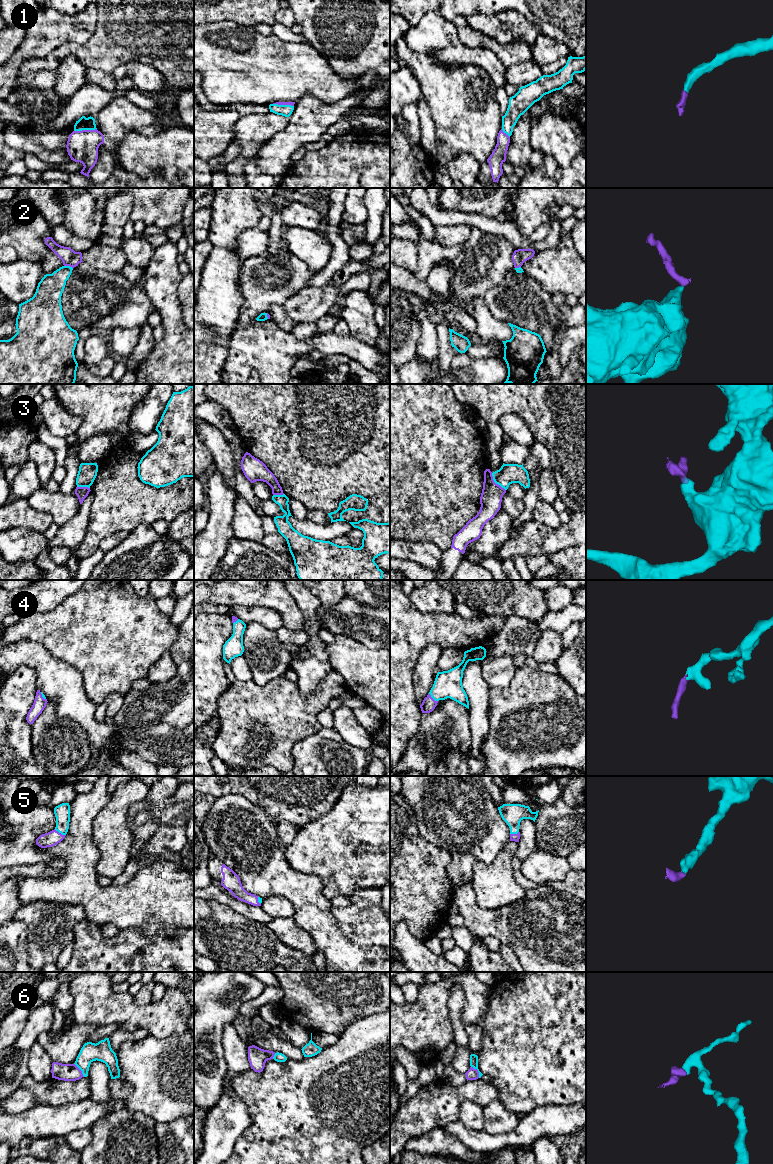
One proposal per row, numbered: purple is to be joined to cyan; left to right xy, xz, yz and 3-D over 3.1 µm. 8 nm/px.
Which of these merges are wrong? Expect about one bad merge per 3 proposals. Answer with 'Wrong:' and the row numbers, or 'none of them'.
Wrong: 2, 3, 6

